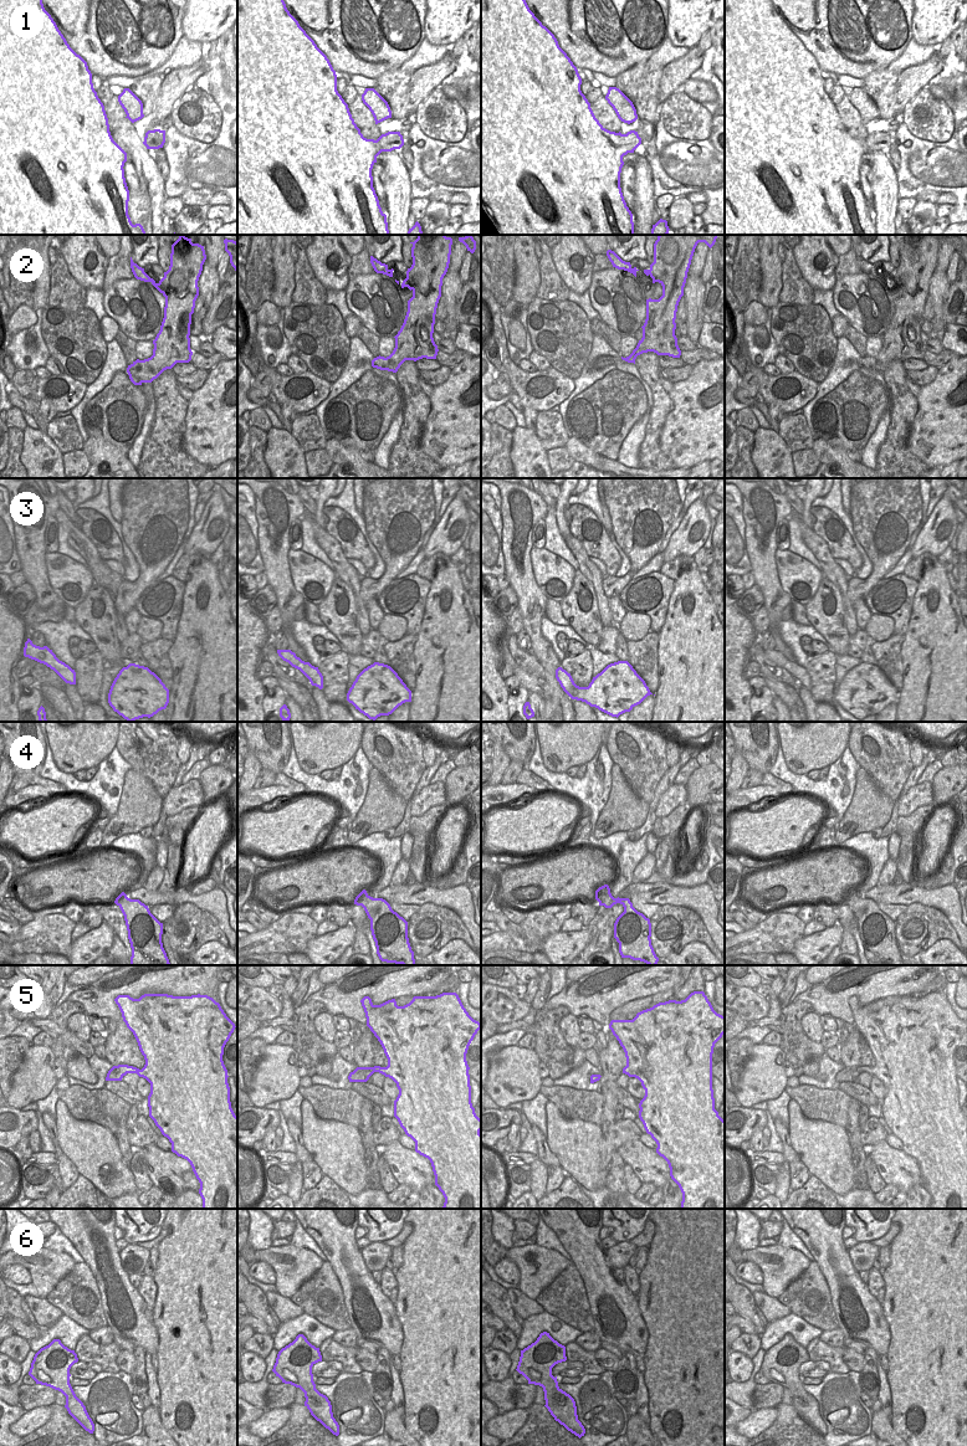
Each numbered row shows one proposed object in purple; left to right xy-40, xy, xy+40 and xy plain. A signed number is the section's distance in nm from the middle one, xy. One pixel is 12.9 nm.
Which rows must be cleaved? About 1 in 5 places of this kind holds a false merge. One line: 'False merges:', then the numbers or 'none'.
False merges: none

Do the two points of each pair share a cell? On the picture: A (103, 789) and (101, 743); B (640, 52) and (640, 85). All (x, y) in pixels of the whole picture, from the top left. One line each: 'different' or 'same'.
A: different
B: different

